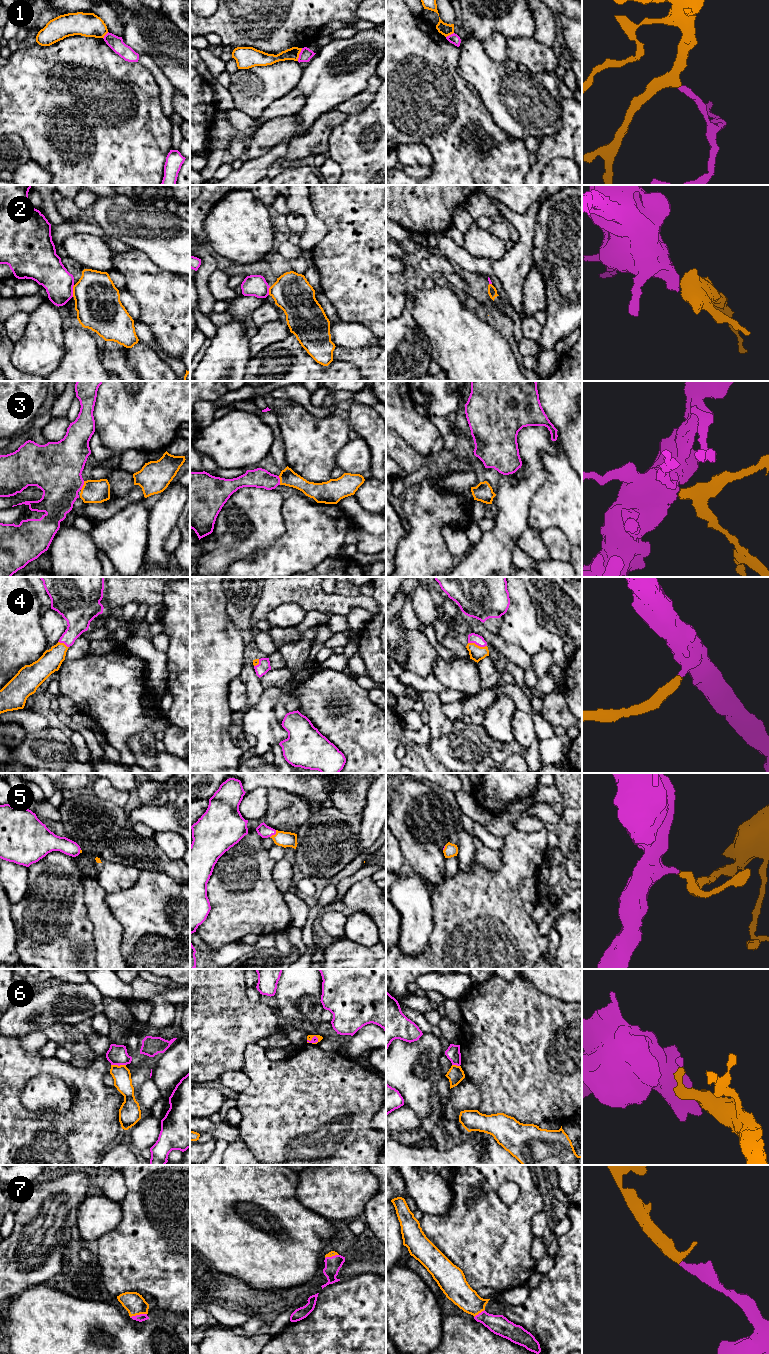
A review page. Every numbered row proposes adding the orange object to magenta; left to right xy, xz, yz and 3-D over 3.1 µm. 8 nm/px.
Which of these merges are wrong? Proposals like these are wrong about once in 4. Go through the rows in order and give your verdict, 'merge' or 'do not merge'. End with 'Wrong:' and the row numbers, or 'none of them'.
1: do not merge
2: do not merge
3: merge
4: merge
5: merge
6: do not merge
7: merge
Wrong: 1, 2, 6

